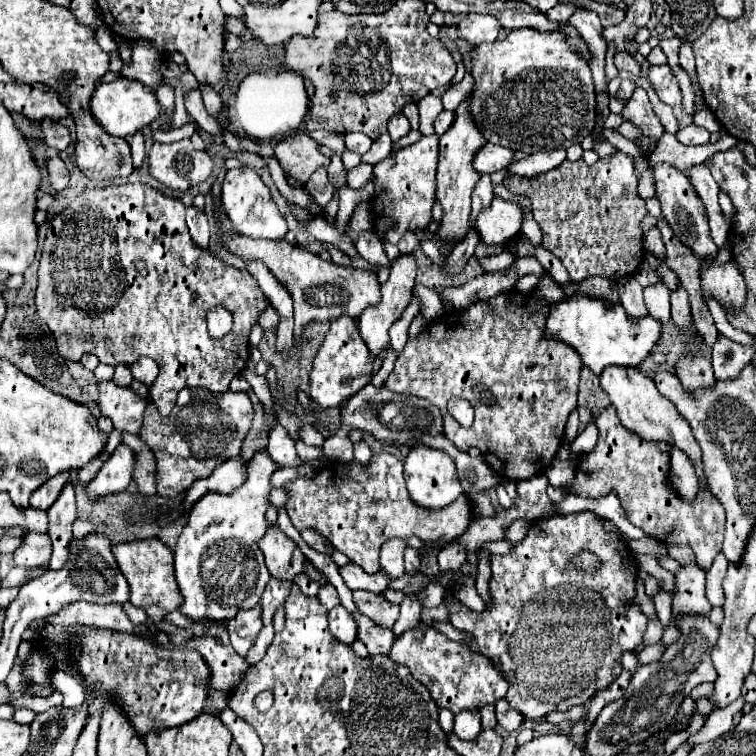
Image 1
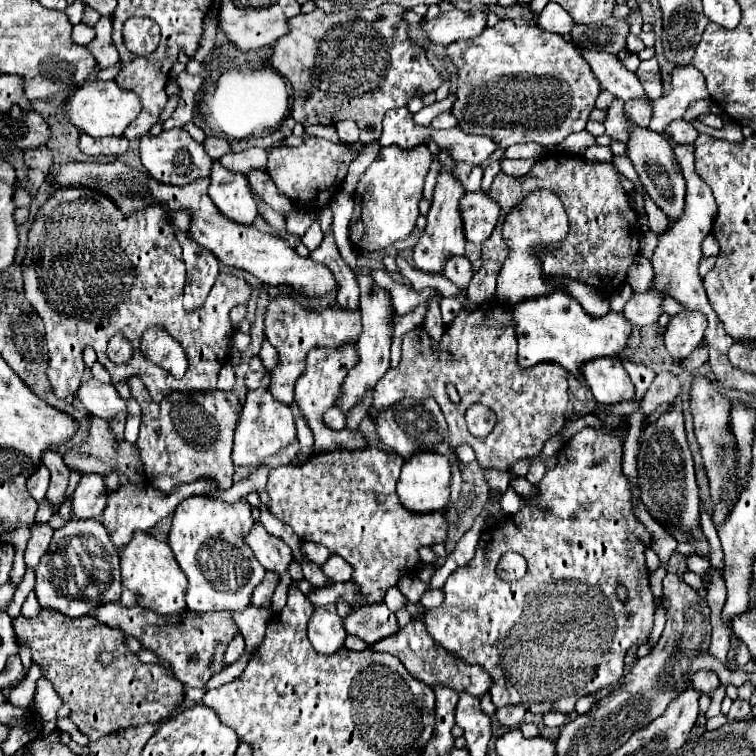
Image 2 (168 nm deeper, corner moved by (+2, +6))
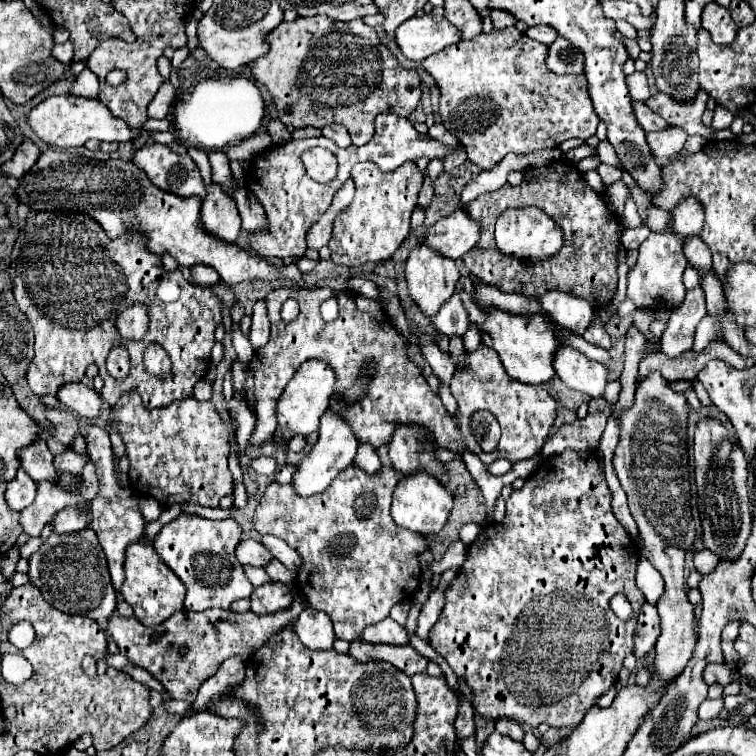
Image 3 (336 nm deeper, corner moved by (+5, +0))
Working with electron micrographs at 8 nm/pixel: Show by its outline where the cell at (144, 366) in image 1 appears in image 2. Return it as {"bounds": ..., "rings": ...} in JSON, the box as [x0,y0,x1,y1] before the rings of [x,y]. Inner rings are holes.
{"bounds":[127,377,241,493],"rings":[[[139,377],[127,379],[131,397],[141,405],[141,429],[139,429],[139,457],[143,463],[145,479],[153,489],[169,493],[181,483],[193,483],[203,477],[211,477],[217,489],[229,489],[233,485],[233,433],[239,421],[241,403],[233,391],[189,391],[171,393],[165,401],[155,403],[149,397]]]}

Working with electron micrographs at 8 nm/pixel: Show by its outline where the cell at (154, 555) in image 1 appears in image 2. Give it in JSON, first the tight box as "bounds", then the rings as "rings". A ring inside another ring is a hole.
{"bounds":[119,531,187,615],"rings":[[[137,531],[129,545],[119,551],[121,557],[121,581],[123,587],[135,593],[137,603],[145,609],[151,609],[159,615],[169,615],[185,609],[185,589],[187,589],[187,577],[181,573],[181,567],[177,565],[171,549],[167,543],[157,541],[153,535]]]}

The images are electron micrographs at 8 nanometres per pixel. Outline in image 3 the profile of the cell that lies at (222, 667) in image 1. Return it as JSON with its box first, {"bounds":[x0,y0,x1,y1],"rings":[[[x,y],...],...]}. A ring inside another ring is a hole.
{"bounds":[106,597,310,701],"rings":[[[296,597],[294,605],[288,609],[270,613],[270,615],[254,615],[252,611],[234,613],[224,609],[206,609],[202,613],[190,613],[186,609],[174,613],[158,627],[144,627],[136,617],[122,617],[114,613],[108,619],[106,633],[116,641],[122,655],[126,655],[134,665],[150,671],[174,699],[194,701],[200,685],[216,673],[220,663],[232,655],[250,657],[258,647],[266,643],[274,633],[284,629],[298,617],[302,607],[310,607],[306,599]]]}

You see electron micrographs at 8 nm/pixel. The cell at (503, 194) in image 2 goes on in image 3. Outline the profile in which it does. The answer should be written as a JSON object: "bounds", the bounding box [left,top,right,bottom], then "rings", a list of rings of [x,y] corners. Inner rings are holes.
{"bounds":[462,159,622,311],"rings":[[[566,159],[554,161],[550,165],[528,169],[524,173],[524,181],[518,187],[504,185],[498,191],[484,193],[474,199],[466,211],[474,215],[482,223],[482,237],[480,241],[462,257],[466,267],[486,285],[494,285],[500,291],[516,291],[522,289],[526,295],[542,295],[550,289],[558,291],[574,291],[576,297],[586,299],[594,311],[604,309],[618,285],[618,249],[620,249],[620,235],[622,223],[614,213],[610,213],[606,199],[602,193],[594,191],[582,177],[582,173],[568,165]],[[538,205],[550,217],[556,217],[560,227],[564,227],[566,241],[564,247],[550,259],[542,261],[542,267],[526,269],[516,259],[502,257],[496,243],[494,243],[494,221],[496,217],[508,207],[528,207]]]}

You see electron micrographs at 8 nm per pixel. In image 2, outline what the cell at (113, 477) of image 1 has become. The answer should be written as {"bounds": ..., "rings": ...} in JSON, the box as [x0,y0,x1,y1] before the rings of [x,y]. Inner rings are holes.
{"bounds":[71,475,107,519],"rings":[[[89,475],[81,477],[73,499],[71,509],[77,519],[99,519],[107,501],[107,489],[103,483],[103,475]]]}

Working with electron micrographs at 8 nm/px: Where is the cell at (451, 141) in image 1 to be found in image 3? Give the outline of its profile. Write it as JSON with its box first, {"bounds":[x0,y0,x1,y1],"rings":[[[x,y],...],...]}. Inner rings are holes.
{"bounds":[406,247,460,317],"rings":[[[416,247],[406,261],[406,281],[410,297],[426,317],[438,313],[438,309],[452,297],[454,285],[460,279],[456,261],[442,259],[430,247]]]}

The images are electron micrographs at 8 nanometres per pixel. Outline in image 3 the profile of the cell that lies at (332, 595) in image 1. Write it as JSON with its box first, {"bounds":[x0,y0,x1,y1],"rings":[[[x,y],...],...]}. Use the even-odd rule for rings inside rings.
{"bounds":[362,617,408,645],"rings":[[[388,617],[382,623],[376,623],[374,627],[366,627],[366,631],[362,631],[362,641],[366,641],[366,643],[388,643],[388,645],[406,645],[408,635],[406,635],[404,627],[400,627],[396,621],[392,621]]]}

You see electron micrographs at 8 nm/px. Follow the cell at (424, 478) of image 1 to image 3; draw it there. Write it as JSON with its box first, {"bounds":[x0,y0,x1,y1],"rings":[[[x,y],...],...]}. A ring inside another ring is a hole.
{"bounds":[392,475,452,535],"rings":[[[410,475],[410,479],[400,479],[396,489],[394,489],[394,499],[392,499],[392,519],[404,529],[422,533],[422,535],[434,535],[438,533],[452,509],[452,495],[448,493],[438,479],[430,479],[430,475]]]}

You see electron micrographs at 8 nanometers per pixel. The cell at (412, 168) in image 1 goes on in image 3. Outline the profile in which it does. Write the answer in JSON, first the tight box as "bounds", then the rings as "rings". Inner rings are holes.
{"bounds":[328,161,424,267],"rings":[[[414,161],[404,163],[390,173],[380,171],[380,167],[374,167],[374,163],[358,163],[352,169],[352,179],[356,183],[354,201],[334,219],[332,239],[328,241],[328,247],[332,249],[334,263],[358,267],[366,261],[382,261],[392,257],[400,243],[408,237],[410,215],[416,207],[424,175]]]}

